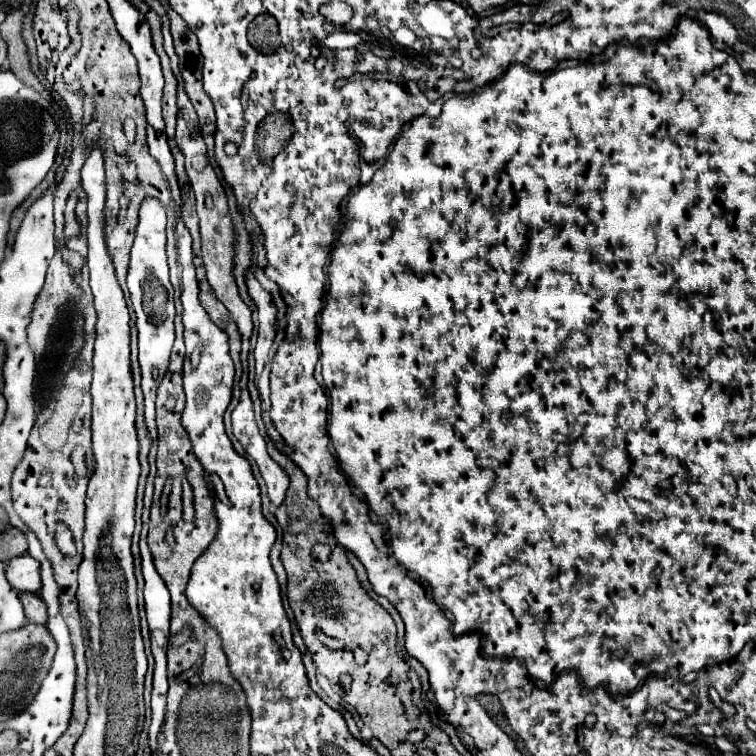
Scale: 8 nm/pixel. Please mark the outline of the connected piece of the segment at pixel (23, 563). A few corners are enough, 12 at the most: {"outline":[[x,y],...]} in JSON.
{"outline":[[29,554],[9,560],[5,576],[19,592],[41,588],[39,562]]}

